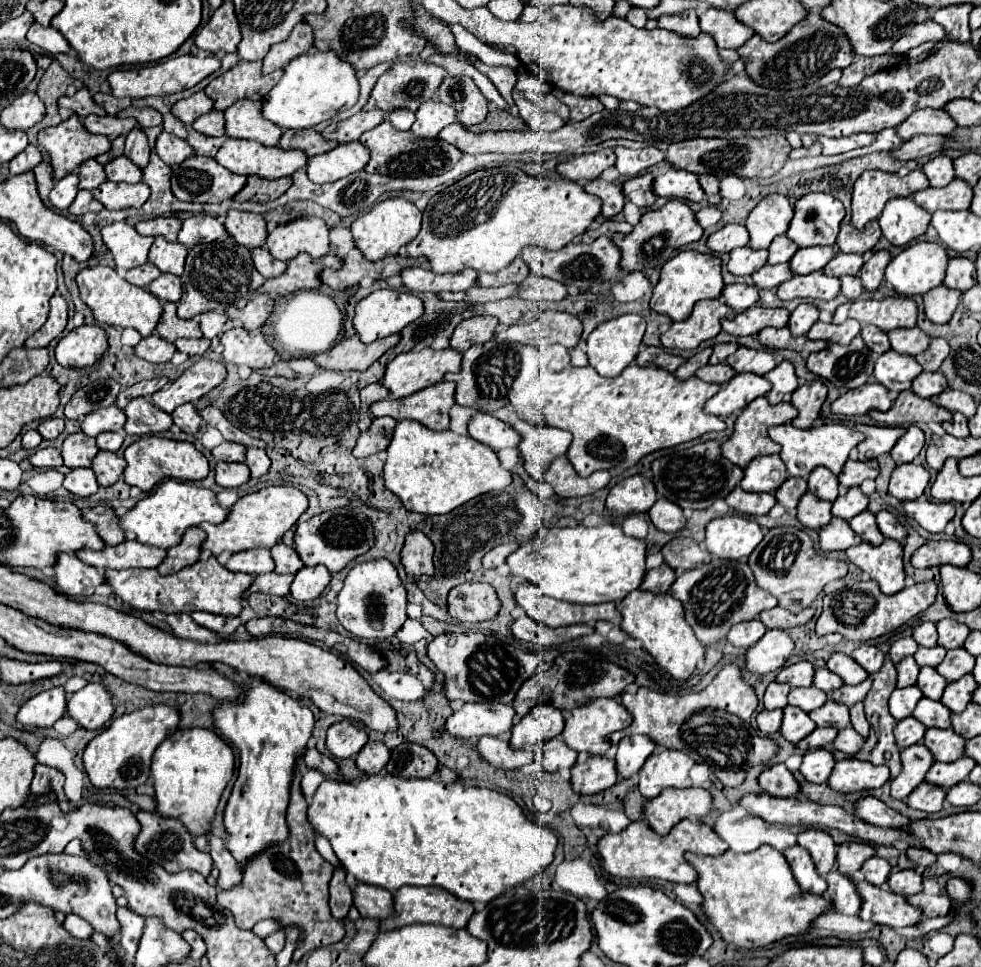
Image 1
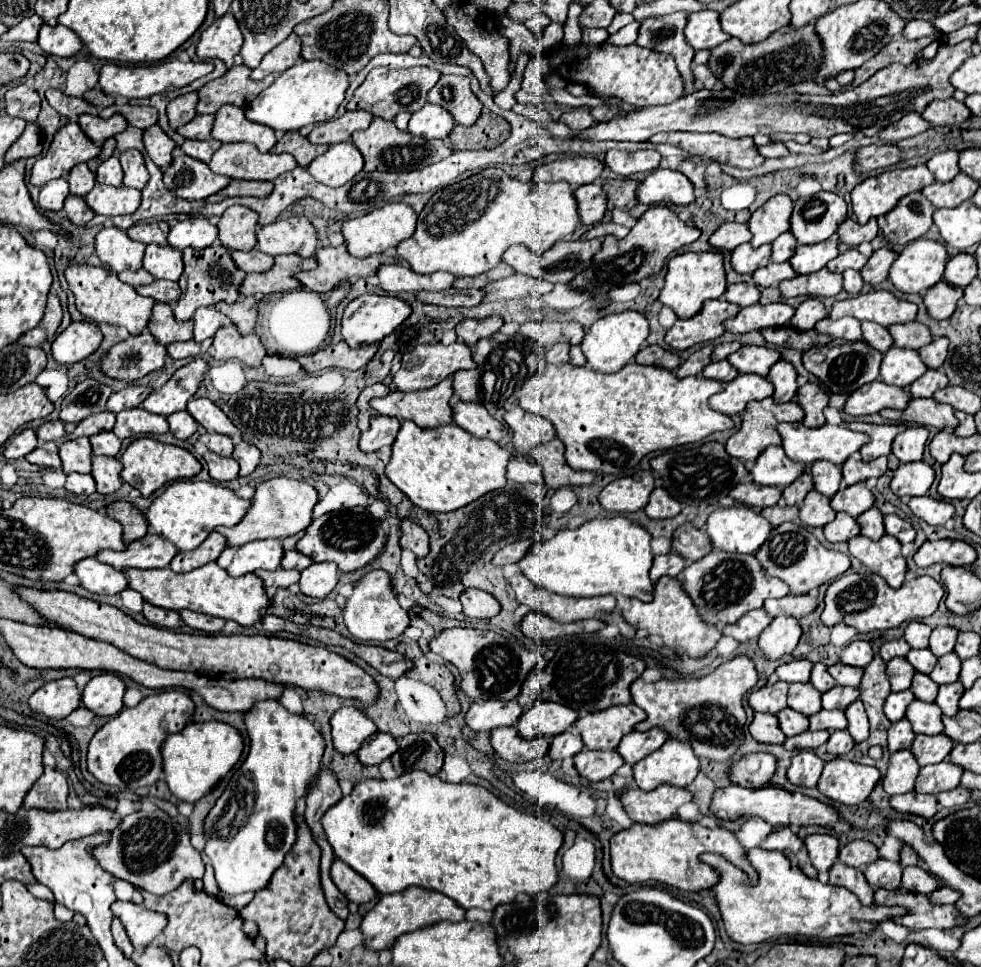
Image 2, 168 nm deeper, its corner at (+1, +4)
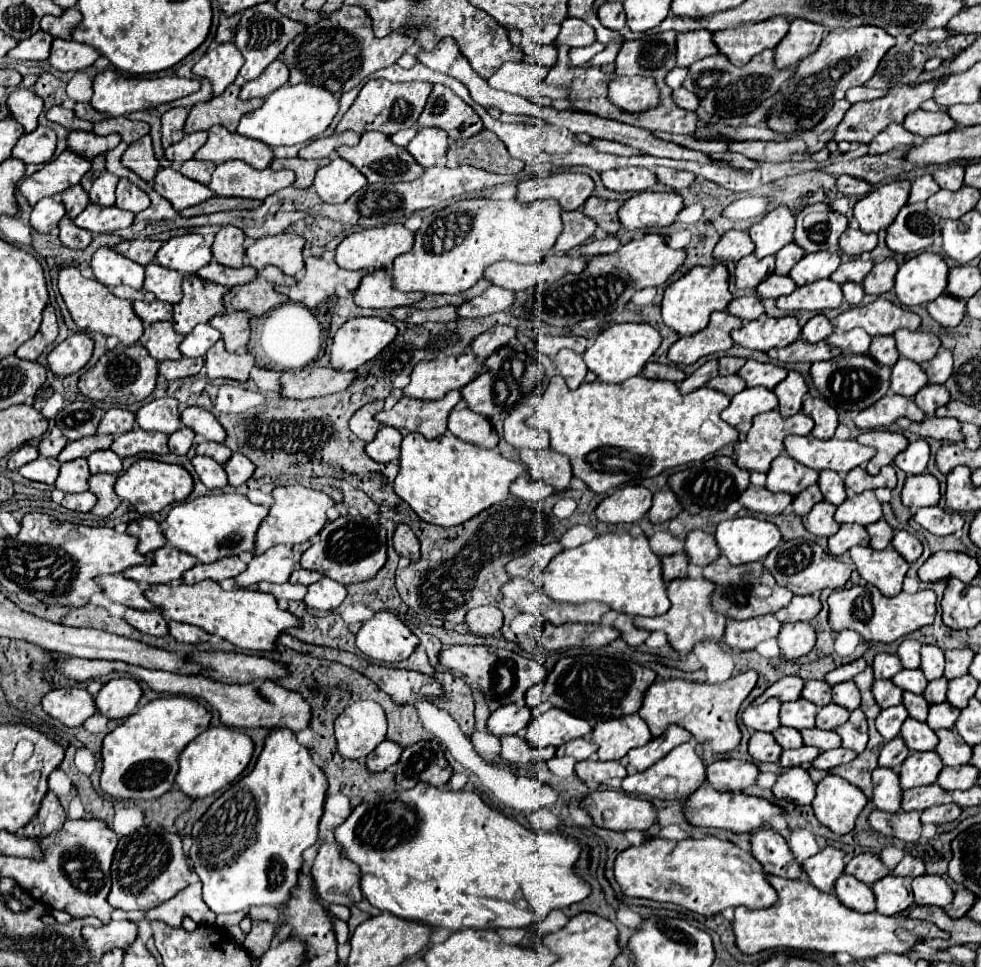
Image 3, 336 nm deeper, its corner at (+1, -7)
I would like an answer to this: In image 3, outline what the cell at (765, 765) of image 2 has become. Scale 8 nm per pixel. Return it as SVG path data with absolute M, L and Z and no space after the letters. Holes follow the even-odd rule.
M715 761L707 767L707 781L717 791L743 791L751 787L759 777L759 767L751 761Z

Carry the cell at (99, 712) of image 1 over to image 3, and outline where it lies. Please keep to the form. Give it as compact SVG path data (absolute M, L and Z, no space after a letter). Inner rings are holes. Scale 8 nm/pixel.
M117 677L101 687L95 697L97 711L109 719L129 717L141 697L141 687L133 677Z

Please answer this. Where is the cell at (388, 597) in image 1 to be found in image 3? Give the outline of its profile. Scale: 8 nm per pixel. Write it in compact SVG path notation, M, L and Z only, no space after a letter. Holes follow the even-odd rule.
M377 611L359 627L355 637L365 657L389 663L407 659L419 643L409 627L391 611Z

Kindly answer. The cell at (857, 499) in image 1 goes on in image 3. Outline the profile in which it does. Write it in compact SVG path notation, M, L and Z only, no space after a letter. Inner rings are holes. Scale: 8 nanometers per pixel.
M865 491L861 495L845 499L835 511L837 523L857 523L865 527L879 519L881 519L881 503L877 501L873 491Z

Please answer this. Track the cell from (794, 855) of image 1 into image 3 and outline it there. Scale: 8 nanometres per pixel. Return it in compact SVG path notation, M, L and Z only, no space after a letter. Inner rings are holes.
M757 829L751 833L751 855L763 865L767 875L799 879L803 873L787 841L773 829Z

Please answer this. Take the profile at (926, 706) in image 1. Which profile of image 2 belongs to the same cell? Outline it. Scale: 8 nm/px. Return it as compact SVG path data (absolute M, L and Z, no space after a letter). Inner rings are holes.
M913 700L905 712L905 718L911 722L915 734L935 736L943 732L941 708L937 704L927 704L921 700Z

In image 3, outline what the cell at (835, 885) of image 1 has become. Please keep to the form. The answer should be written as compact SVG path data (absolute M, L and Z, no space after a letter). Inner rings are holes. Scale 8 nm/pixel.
M845 873L839 875L839 879L835 881L835 895L849 909L855 909L859 913L875 911L873 891L865 883L861 883L859 879L853 879L851 875L845 875Z

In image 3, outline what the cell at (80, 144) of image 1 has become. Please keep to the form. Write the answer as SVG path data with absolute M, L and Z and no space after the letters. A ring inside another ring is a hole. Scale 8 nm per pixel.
M65 149L57 159L43 165L41 171L25 177L19 185L19 191L27 197L31 205L47 195L57 195L71 185L77 185L81 177L91 169L89 159Z

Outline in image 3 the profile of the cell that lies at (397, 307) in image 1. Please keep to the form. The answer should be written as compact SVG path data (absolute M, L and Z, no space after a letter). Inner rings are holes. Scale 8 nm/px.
M355 317L343 323L331 345L329 367L351 371L379 355L397 335L397 327L381 317Z

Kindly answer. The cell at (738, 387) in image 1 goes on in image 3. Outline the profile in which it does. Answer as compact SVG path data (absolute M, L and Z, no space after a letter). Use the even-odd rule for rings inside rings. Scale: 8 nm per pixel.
M747 387L741 393L737 393L729 407L721 411L721 419L729 425L737 427L739 423L751 421L755 415L771 411L777 407L777 397L771 389L765 387Z

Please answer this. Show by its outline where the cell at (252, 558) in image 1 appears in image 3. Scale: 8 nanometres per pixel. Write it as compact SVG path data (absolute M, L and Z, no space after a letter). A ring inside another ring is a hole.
M275 545L263 555L255 555L247 569L235 577L239 587L249 587L253 583L269 581L269 583L285 583L295 569L293 553L287 545Z

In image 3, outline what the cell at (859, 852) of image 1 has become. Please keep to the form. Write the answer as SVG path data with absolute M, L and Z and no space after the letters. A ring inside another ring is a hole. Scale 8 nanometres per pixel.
M861 853L861 855L855 855L845 865L845 873L857 877L865 885L873 885L877 879L883 879L885 875L889 875L889 869L881 863L881 859L877 855Z

